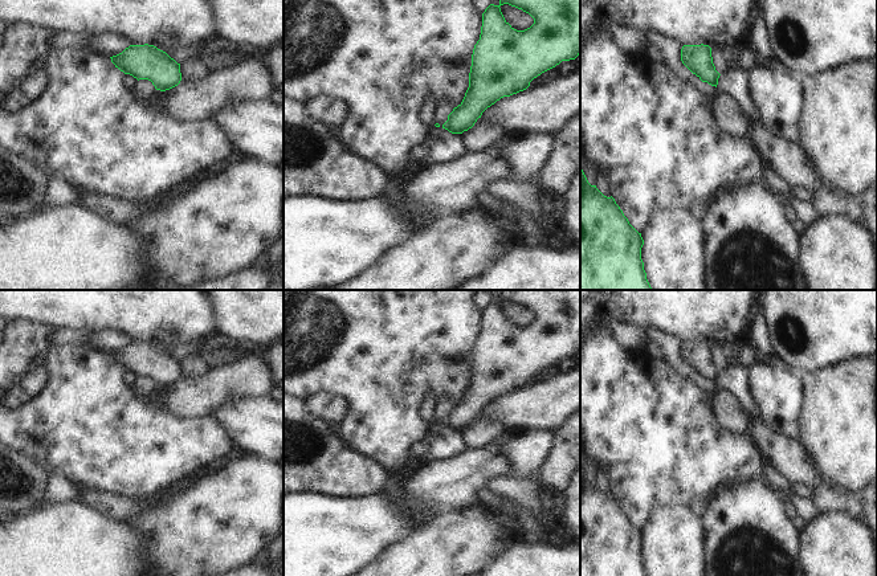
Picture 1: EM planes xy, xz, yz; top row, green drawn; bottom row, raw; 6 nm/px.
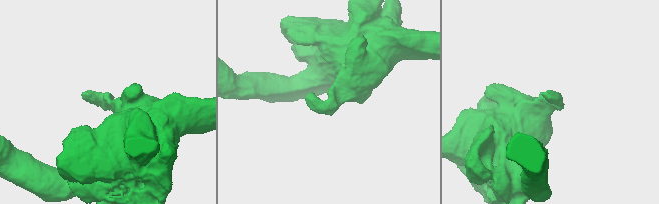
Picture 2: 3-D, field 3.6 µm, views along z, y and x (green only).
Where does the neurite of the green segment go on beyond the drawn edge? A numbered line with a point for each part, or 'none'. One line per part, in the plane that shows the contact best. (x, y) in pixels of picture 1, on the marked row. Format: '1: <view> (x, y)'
none

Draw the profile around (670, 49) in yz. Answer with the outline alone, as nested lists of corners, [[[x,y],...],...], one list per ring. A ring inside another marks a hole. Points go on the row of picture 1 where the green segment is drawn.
[[[646,32],[645,36],[654,42],[665,57],[665,64],[682,78],[690,81],[702,93],[707,94],[711,99],[718,93],[718,87],[702,82],[699,77],[693,74],[681,61],[682,45],[670,37],[662,36],[656,32]]]

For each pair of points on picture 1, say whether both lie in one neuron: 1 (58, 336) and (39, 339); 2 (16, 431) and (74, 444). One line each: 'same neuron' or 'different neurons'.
1: different neurons
2: same neuron

